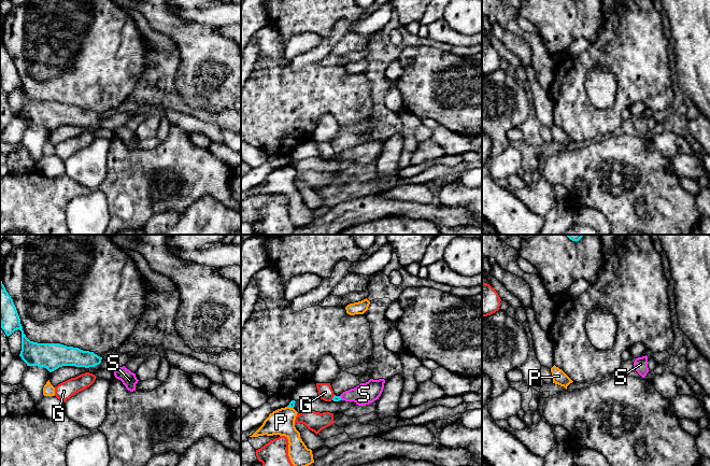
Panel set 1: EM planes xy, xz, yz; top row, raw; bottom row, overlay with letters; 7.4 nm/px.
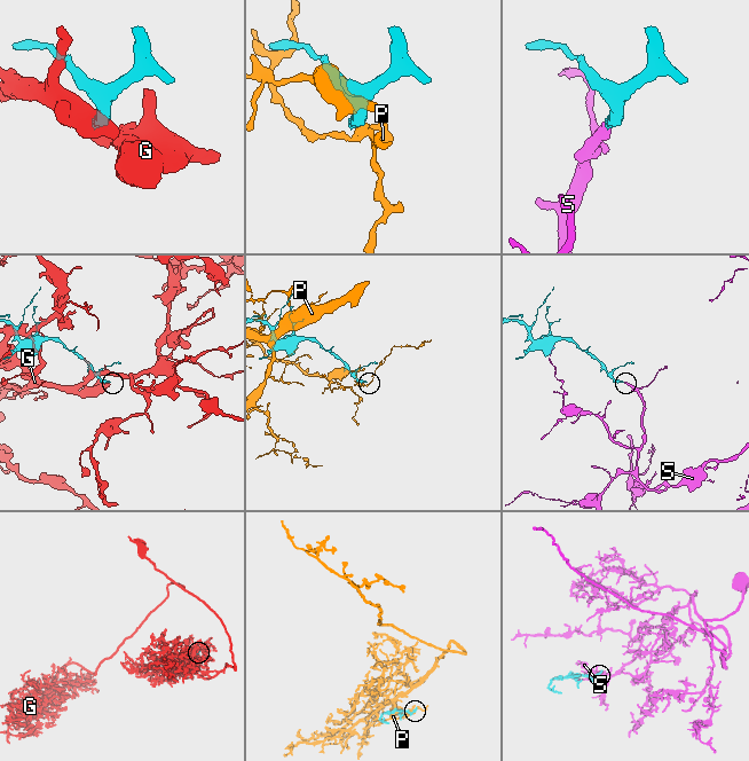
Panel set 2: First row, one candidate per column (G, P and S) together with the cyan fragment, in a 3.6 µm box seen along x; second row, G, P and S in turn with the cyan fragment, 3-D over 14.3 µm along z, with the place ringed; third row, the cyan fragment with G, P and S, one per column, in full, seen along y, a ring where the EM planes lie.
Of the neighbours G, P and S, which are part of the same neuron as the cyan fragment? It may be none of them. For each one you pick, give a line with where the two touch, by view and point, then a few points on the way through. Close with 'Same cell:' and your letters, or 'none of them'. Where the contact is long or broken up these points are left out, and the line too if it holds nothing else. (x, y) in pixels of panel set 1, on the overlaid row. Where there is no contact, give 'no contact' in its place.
S: meets cyan in xz at (340, 398); runs through xz (336, 398), (340, 398), (364, 394)
Same cell: S

